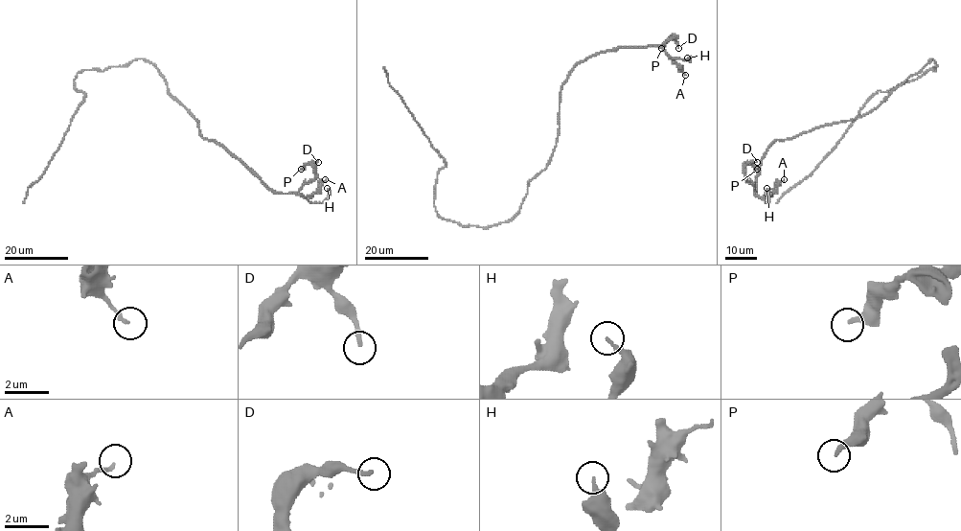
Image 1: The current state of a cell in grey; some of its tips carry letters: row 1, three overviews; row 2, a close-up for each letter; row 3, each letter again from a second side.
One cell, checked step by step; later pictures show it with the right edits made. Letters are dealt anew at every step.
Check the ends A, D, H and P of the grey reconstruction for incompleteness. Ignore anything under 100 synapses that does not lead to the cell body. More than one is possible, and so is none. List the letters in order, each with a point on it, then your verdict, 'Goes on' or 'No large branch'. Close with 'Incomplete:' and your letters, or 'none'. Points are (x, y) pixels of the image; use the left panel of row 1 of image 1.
A: Place: (325, 179). No large branch
D: Place: (318, 162). No large branch
H: Place: (327, 188). No large branch
P: Place: (301, 169). No large branch
Incomplete: none

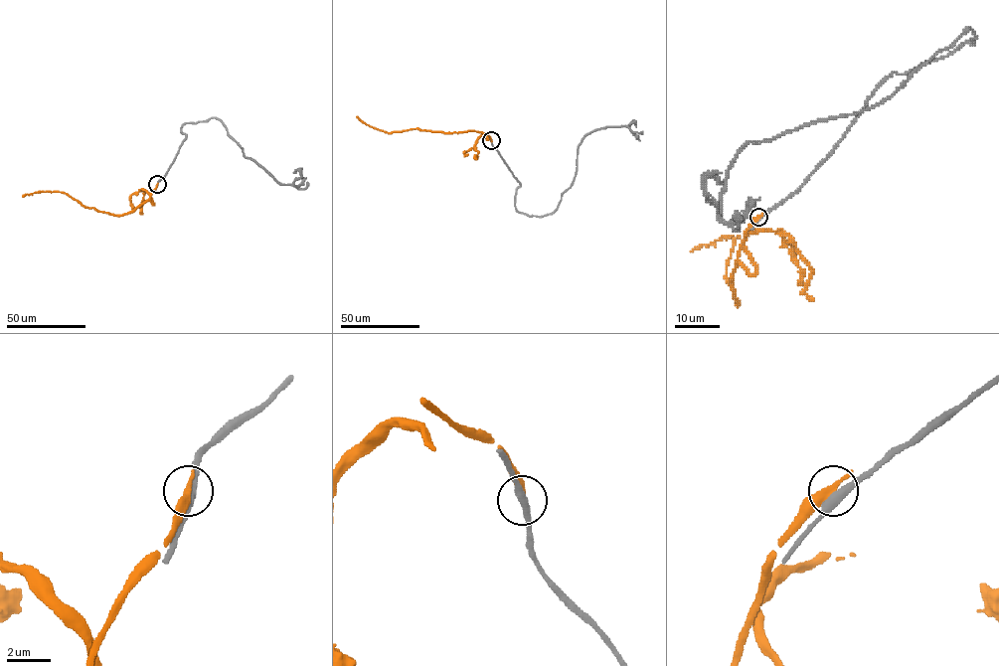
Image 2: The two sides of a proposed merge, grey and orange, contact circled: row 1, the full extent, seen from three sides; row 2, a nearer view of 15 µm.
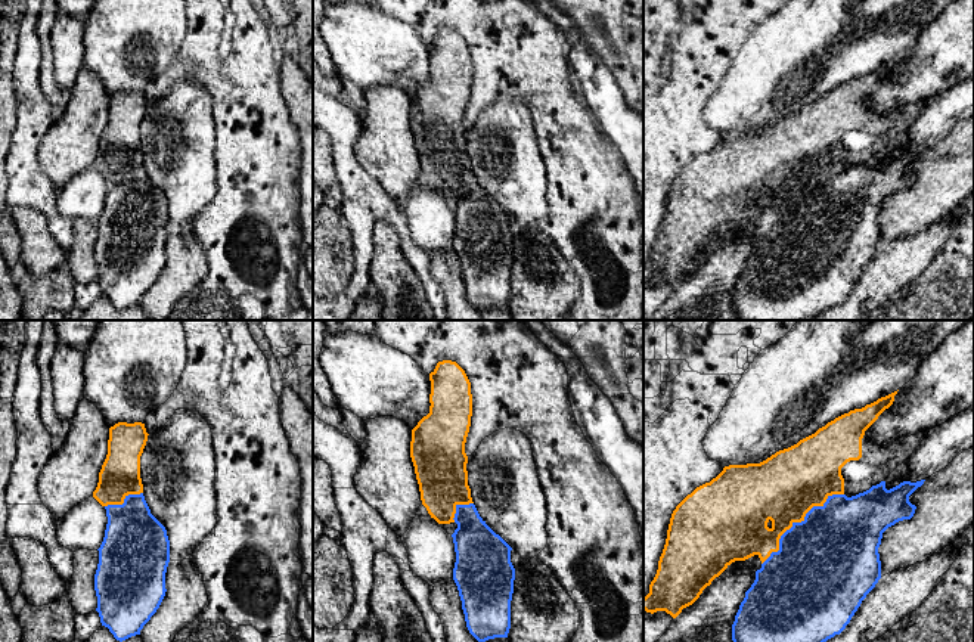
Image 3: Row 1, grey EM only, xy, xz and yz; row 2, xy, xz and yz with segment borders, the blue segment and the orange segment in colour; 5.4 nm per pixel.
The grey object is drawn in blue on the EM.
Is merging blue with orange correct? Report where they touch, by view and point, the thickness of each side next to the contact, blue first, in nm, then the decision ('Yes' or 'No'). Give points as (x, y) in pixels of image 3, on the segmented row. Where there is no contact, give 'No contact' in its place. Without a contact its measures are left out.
Touches blue at yz (797, 523). Thickness 500 nm (blue) against 360 nm. No

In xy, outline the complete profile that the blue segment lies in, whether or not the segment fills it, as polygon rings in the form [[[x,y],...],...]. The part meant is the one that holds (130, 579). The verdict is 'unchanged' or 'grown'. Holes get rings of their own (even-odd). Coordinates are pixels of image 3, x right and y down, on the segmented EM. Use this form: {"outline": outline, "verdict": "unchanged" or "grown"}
{"outline": [[[143,493],[128,494],[122,505],[105,506],[108,524],[99,550],[94,590],[102,626],[120,642],[140,635],[165,596],[170,540],[165,527],[151,514]]], "verdict": "unchanged"}

